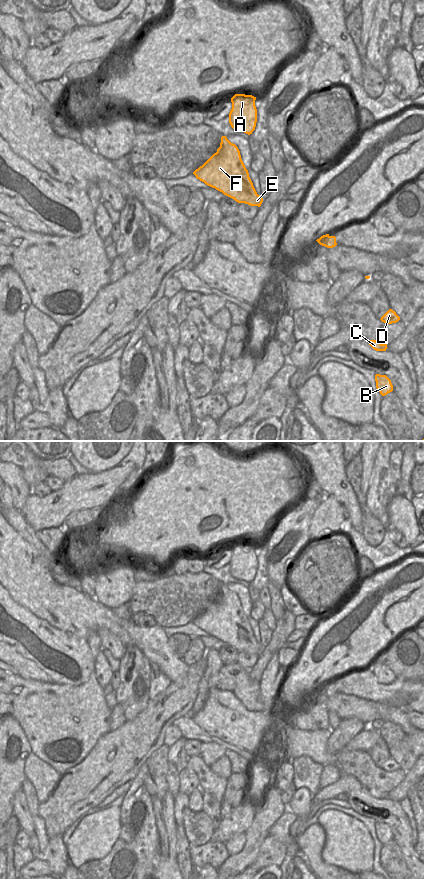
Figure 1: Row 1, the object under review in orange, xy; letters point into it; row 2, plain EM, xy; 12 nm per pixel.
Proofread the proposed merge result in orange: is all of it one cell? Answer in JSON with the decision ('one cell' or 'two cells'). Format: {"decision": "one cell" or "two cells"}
{"decision": "one cell"}

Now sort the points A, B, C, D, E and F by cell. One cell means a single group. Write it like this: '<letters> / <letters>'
A B C D E F

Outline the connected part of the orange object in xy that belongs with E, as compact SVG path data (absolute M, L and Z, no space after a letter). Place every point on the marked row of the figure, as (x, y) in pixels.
M226 136L220 147L193 174L206 185L215 188L238 203L260 207L263 198L258 195L249 177L238 147Z

